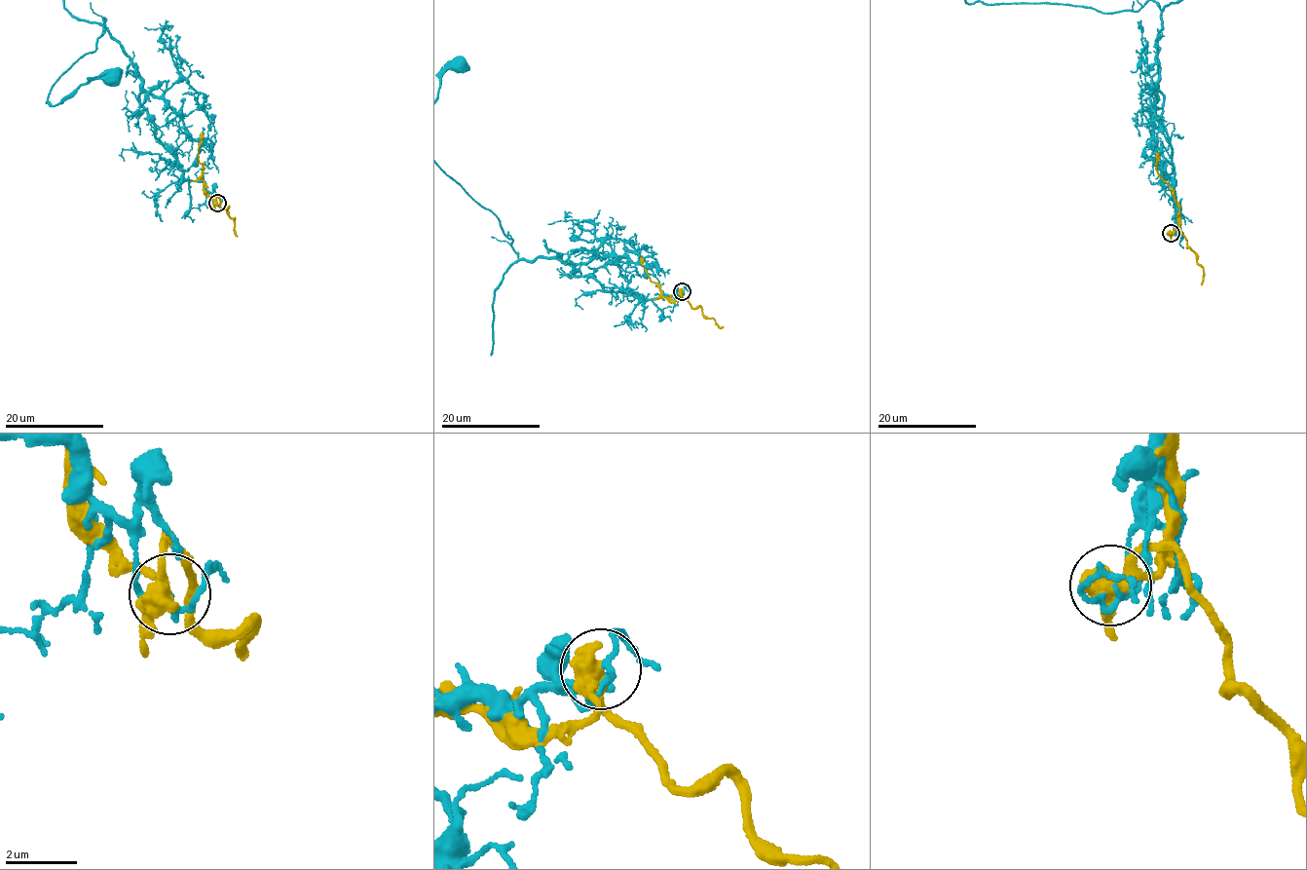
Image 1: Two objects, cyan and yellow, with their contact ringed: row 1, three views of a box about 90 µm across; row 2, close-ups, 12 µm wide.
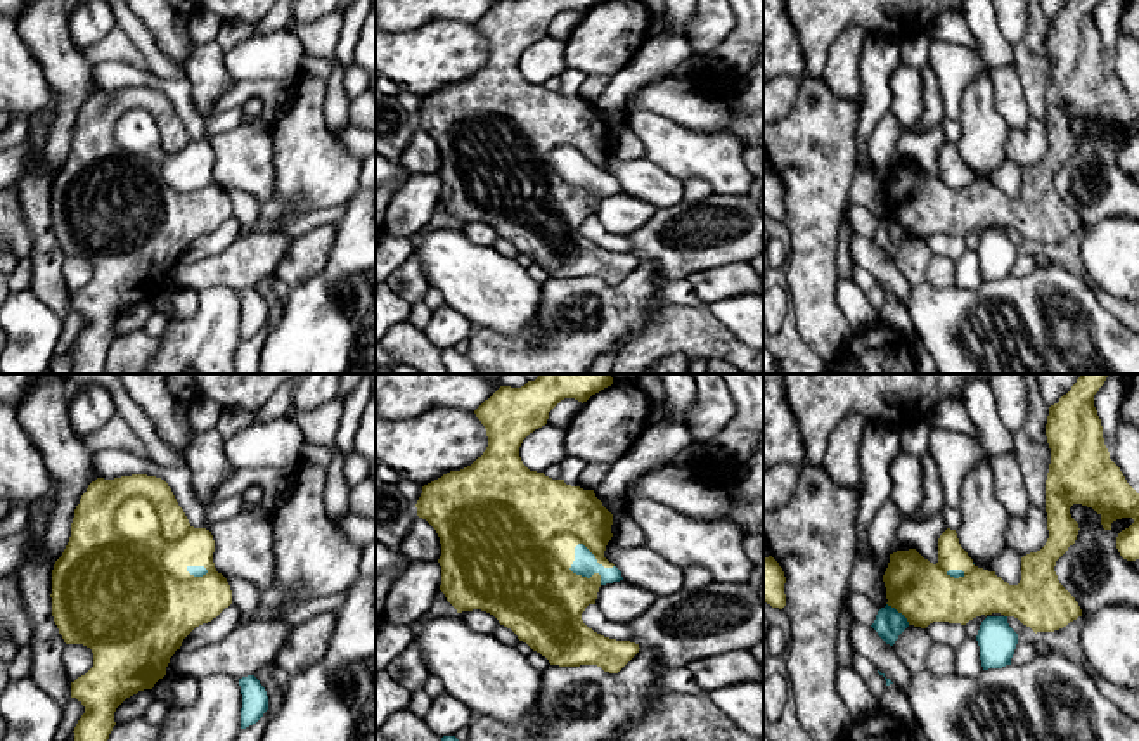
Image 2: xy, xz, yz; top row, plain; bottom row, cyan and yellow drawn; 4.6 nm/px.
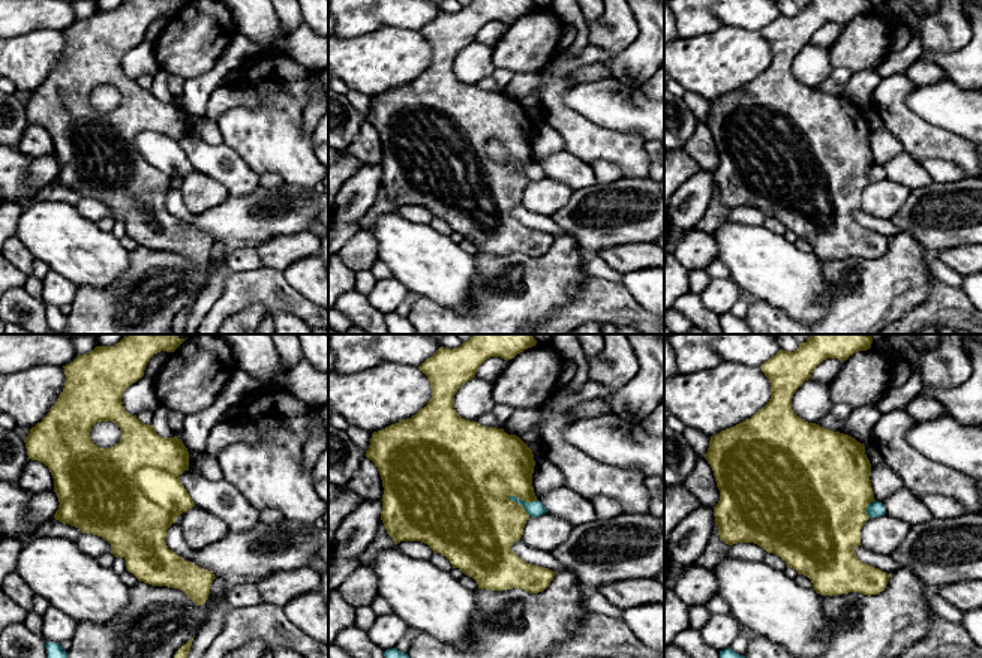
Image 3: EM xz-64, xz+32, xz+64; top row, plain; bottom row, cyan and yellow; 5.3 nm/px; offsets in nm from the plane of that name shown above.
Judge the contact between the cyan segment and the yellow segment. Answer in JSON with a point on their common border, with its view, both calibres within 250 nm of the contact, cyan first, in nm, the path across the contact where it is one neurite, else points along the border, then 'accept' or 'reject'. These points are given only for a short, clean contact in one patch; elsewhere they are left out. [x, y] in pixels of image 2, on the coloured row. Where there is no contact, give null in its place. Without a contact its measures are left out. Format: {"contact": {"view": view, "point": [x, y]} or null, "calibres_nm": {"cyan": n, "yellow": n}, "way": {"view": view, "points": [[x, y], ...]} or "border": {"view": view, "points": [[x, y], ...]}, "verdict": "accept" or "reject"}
{"contact": {"view": "xz", "point": [584, 546]}, "calibres_nm": {"cyan": 110, "yellow": 440}, "verdict": "reject"}

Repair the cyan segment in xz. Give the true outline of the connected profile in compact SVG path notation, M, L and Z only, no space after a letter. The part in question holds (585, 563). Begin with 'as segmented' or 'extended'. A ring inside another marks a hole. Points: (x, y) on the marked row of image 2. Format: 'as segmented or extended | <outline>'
as segmented | M583 544L575 547L575 561L570 570L587 578L590 578L594 573L599 573L601 585L623 580L621 571L616 566L604 568L599 564L595 556Z

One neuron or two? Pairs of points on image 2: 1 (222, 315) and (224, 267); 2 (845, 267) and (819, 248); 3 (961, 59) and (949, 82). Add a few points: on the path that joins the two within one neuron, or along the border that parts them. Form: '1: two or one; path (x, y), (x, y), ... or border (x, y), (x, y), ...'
1: two; border (238, 289), (212, 286), (198, 293)
2: two; border (842, 220), (836, 248), (836, 277)
3: one; path (959, 64), (952, 77)

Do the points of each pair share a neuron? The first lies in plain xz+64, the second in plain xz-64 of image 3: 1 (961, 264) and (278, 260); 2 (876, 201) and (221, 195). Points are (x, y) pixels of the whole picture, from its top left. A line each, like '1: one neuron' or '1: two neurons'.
1: one neuron
2: one neuron

